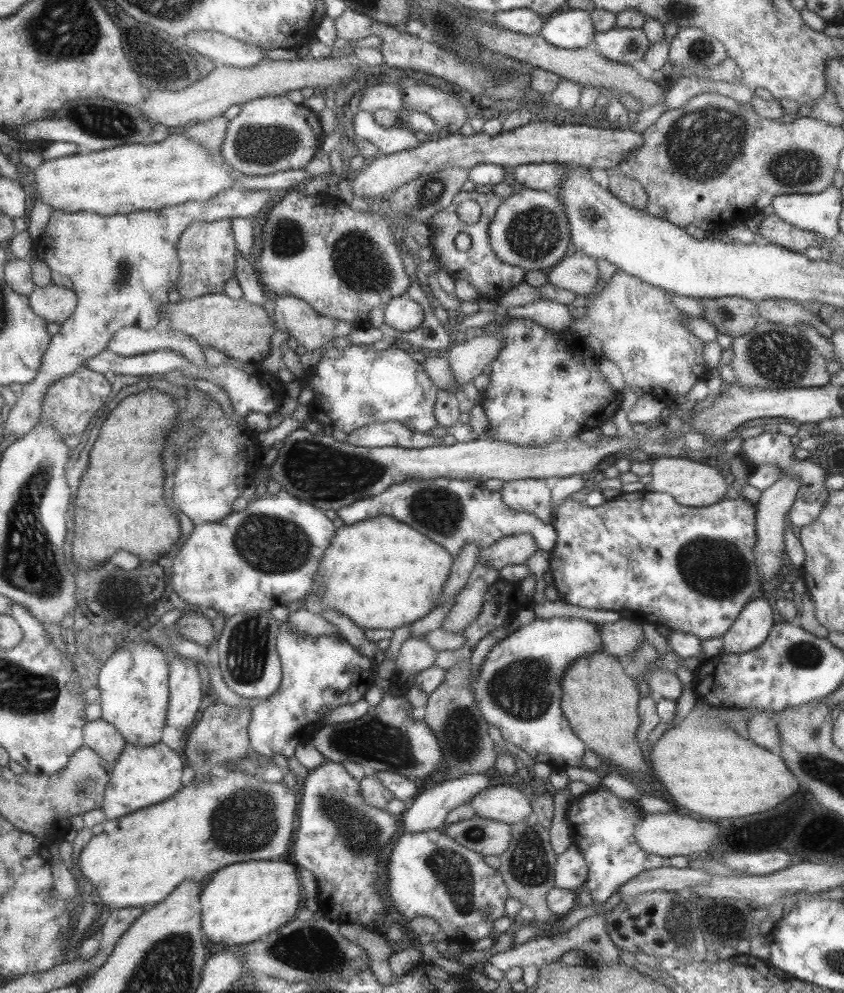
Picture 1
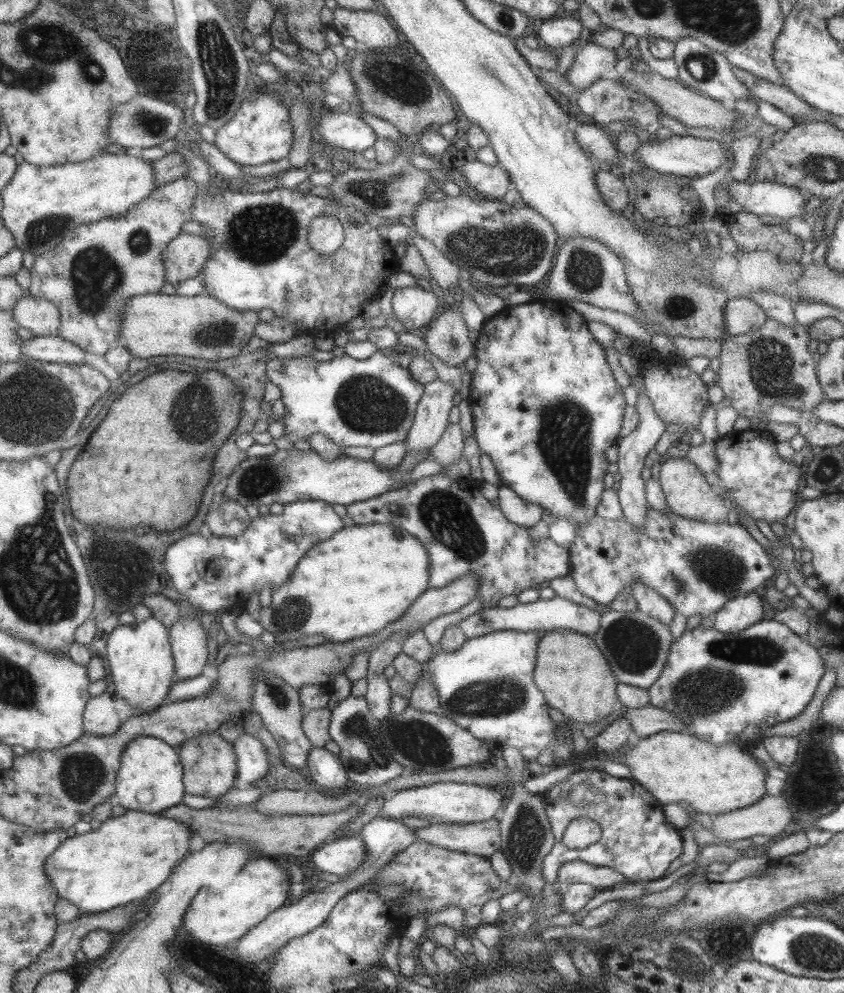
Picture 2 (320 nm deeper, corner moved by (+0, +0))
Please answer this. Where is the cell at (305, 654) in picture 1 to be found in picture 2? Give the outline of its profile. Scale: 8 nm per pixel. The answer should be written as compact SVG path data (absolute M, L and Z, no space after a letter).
M243 734L231 743L237 763L236 779L243 784L252 785L269 772L268 754L261 742Z

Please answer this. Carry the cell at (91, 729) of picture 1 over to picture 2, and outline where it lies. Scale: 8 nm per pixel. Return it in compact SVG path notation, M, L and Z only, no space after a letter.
M101 693L86 700L82 714L82 730L93 736L109 736L117 732L121 725L115 709L113 709L113 698L108 693Z

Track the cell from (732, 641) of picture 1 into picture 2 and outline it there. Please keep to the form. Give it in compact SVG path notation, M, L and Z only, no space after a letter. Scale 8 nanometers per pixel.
M746 592L730 598L712 617L712 627L722 633L736 633L759 622L762 606L759 594Z

